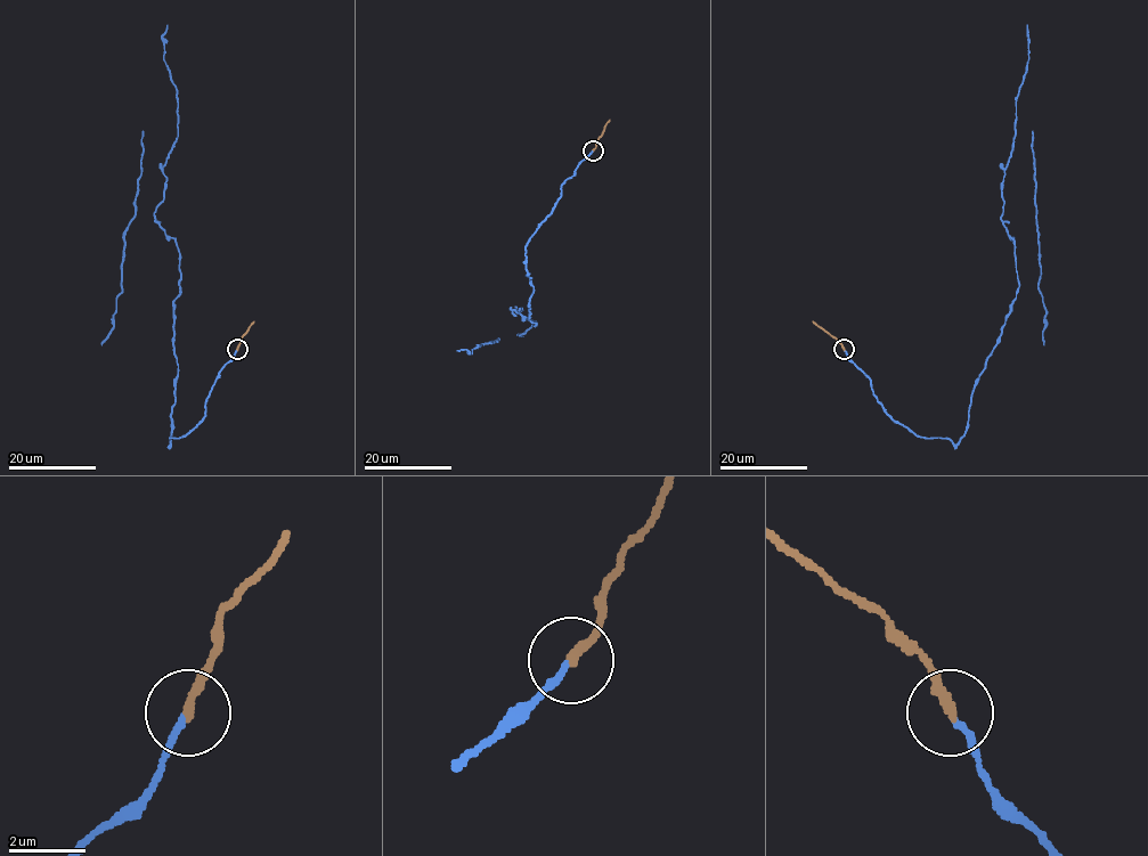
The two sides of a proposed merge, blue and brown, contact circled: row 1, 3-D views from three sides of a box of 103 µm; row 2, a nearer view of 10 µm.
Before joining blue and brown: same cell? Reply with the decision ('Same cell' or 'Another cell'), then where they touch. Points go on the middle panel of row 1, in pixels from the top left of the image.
Same cell. Place: (593, 151)

